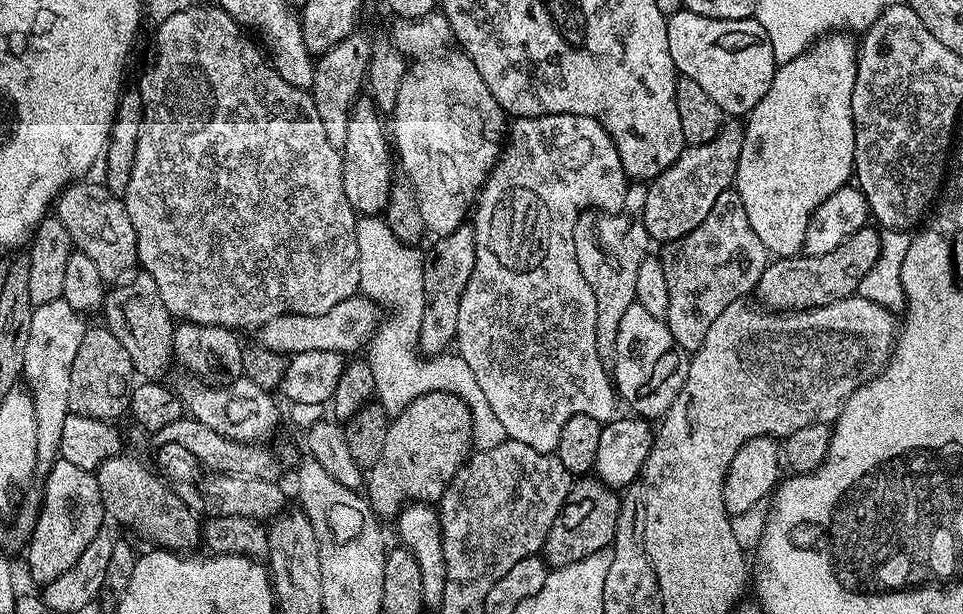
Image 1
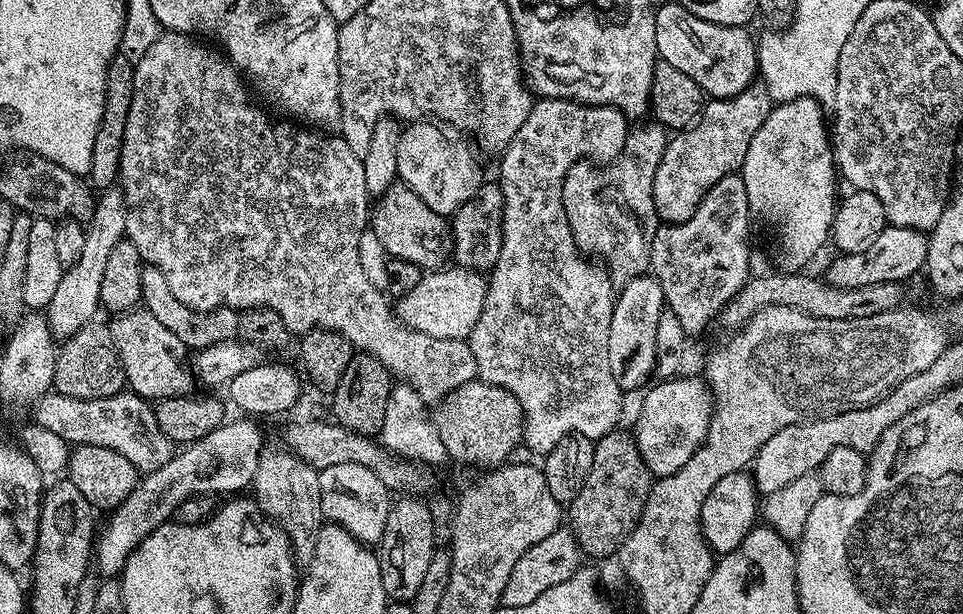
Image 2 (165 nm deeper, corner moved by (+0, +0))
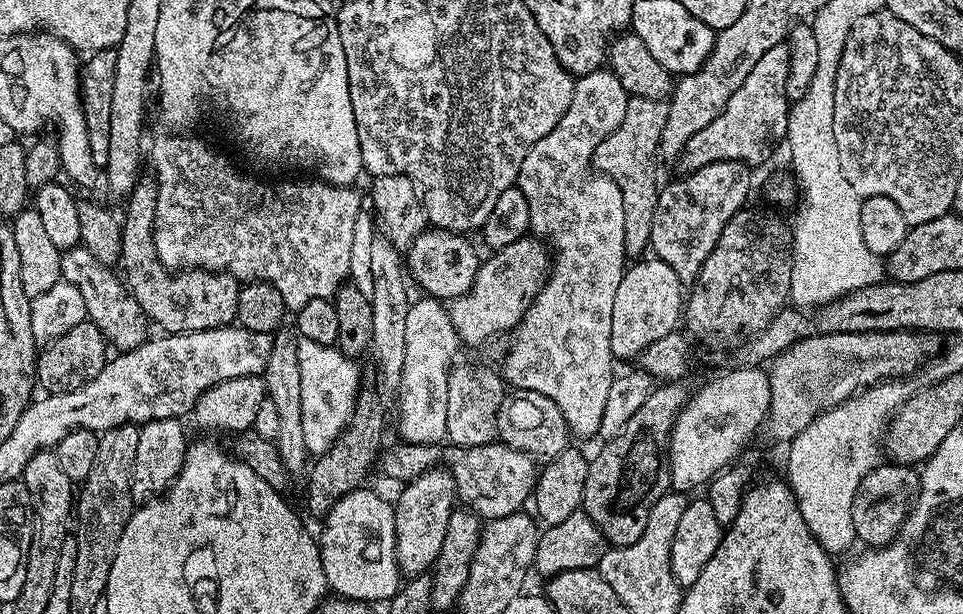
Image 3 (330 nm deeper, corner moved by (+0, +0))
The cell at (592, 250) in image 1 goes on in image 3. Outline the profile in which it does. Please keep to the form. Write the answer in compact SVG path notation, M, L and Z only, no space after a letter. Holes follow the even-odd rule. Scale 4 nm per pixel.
M633 96L626 106L626 118L597 146L592 163L597 173L613 180L622 190L622 206L626 210L626 242L624 251L636 258L649 247L650 226L654 222L654 206L660 197L661 185L656 184L656 164L660 154L662 130L666 127L668 100L651 100Z

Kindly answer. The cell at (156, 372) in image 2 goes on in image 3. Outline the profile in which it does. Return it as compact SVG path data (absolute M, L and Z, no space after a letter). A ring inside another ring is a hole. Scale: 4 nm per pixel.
M82 246L67 249L60 258L61 277L66 282L78 286L88 311L88 320L96 324L98 330L102 330L105 340L113 349L123 353L139 347L149 339L150 321L144 315L142 306L138 306L138 302L128 291L125 281L112 272L115 271L109 265L98 262L98 258L94 258L94 254L90 254L90 250Z

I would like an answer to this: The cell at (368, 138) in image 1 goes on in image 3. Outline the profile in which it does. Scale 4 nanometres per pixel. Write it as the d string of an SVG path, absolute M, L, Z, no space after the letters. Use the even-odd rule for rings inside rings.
M425 227L414 238L406 250L406 268L412 276L425 288L429 297L441 302L451 302L472 289L476 275L482 263L482 256L476 253L467 235L459 232L447 232L444 228Z

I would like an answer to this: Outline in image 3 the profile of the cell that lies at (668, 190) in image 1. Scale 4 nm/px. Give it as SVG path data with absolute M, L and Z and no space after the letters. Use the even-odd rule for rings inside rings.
M787 43L774 46L758 58L754 70L746 77L746 82L734 90L730 102L726 102L726 110L710 122L710 126L698 130L690 142L686 142L684 153L681 154L678 167L681 173L687 174L694 170L702 170L702 166L710 166L710 162L719 160L737 160L749 166L757 166L772 152L772 139L776 132L780 138L788 134L788 109L790 101L786 94L786 78L790 50Z

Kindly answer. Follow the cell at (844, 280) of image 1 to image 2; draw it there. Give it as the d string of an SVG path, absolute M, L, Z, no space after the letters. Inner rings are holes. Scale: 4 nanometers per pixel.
M885 226L882 234L870 246L861 252L845 252L835 257L837 260L828 268L826 279L836 288L857 288L874 286L878 282L905 282L916 271L928 263L928 236L913 228L894 228Z

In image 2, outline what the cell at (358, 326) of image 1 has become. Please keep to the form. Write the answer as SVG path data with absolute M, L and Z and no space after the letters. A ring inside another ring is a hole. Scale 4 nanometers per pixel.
M448 266L443 270L428 270L421 275L414 290L395 301L394 313L405 327L430 334L430 338L467 340L472 335L474 326L478 326L487 293L487 279L473 268Z

